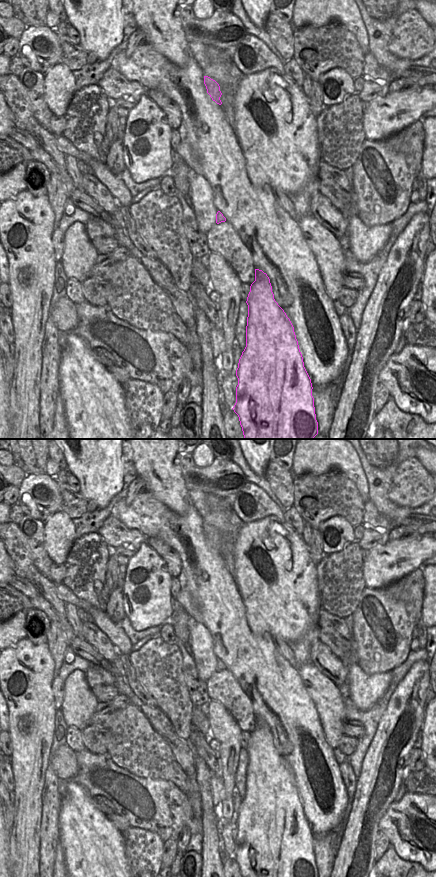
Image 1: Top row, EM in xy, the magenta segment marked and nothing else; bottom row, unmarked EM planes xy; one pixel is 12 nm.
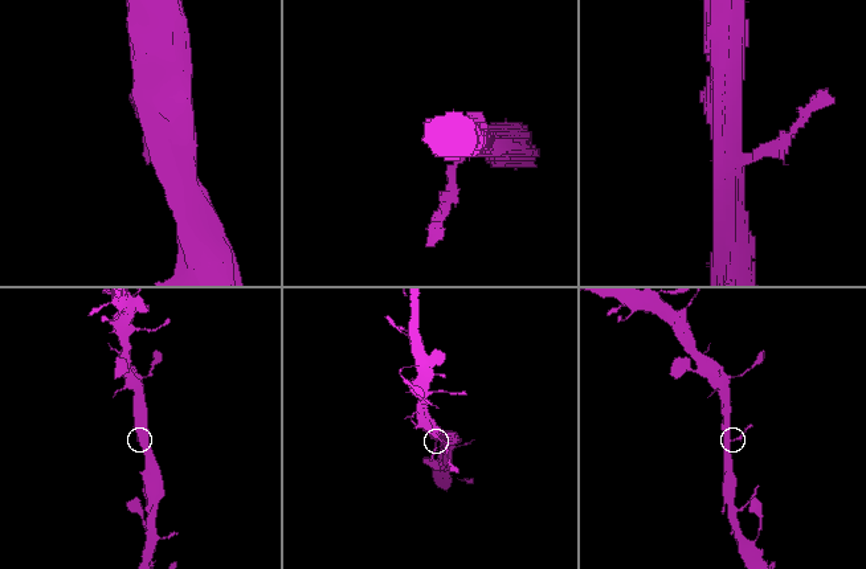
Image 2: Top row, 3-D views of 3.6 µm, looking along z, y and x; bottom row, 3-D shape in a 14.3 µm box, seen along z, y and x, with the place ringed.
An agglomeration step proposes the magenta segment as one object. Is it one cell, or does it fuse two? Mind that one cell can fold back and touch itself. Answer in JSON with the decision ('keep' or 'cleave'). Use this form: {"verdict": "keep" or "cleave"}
{"verdict": "keep"}

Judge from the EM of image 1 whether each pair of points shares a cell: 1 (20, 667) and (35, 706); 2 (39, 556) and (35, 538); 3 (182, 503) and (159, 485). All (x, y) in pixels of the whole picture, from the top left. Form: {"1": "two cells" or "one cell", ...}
{"1": "one cell", "2": "one cell", "3": "one cell"}

